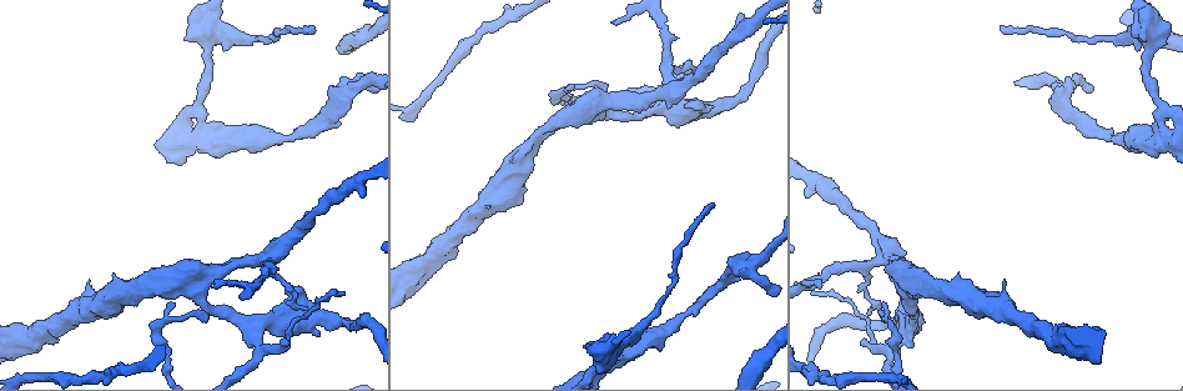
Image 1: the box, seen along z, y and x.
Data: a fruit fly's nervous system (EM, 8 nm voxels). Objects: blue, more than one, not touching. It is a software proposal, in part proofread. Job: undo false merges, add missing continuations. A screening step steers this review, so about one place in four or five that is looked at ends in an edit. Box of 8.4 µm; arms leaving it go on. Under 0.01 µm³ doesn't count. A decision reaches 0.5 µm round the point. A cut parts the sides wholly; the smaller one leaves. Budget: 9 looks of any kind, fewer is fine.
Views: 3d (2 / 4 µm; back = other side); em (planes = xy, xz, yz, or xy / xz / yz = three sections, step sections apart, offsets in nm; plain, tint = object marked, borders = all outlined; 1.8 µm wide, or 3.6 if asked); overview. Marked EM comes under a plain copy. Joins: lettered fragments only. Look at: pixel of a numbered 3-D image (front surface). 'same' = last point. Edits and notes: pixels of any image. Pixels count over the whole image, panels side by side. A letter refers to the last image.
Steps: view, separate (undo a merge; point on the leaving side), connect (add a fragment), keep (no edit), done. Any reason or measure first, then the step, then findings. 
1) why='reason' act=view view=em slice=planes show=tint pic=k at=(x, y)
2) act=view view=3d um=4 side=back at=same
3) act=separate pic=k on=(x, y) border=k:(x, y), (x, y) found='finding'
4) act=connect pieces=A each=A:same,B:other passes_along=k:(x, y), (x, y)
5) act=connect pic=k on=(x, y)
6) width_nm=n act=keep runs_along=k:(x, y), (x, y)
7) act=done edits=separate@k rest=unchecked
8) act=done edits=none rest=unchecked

act=view view=3d um=2 pic=1 at=(1059, 92)

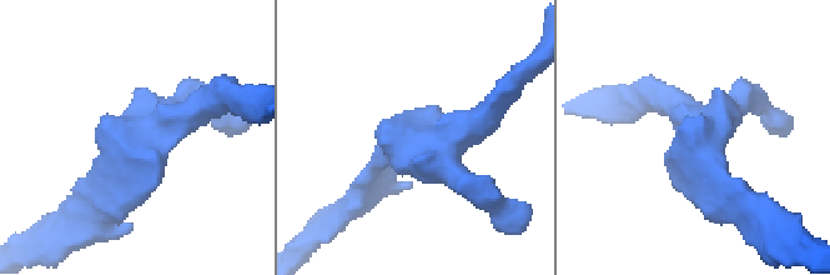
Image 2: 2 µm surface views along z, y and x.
arms=3 arm_widths_nm=170,200,220 why='shape alone is not enough' act=view view=em um=3.6 slice=xz step=4 show=tint pic=2 at=(421, 140)

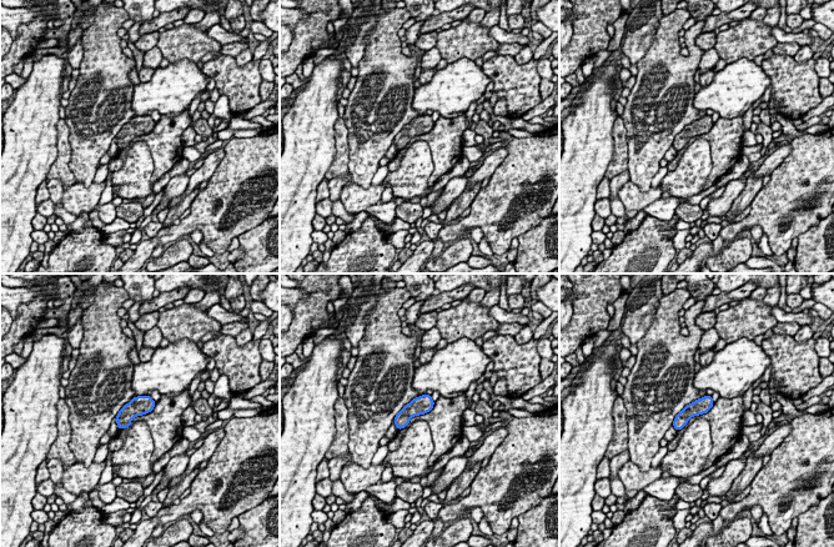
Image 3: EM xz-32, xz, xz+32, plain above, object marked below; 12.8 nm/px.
why='another direction' act=view view=em um=3.6 slice=planes show=borders at=same

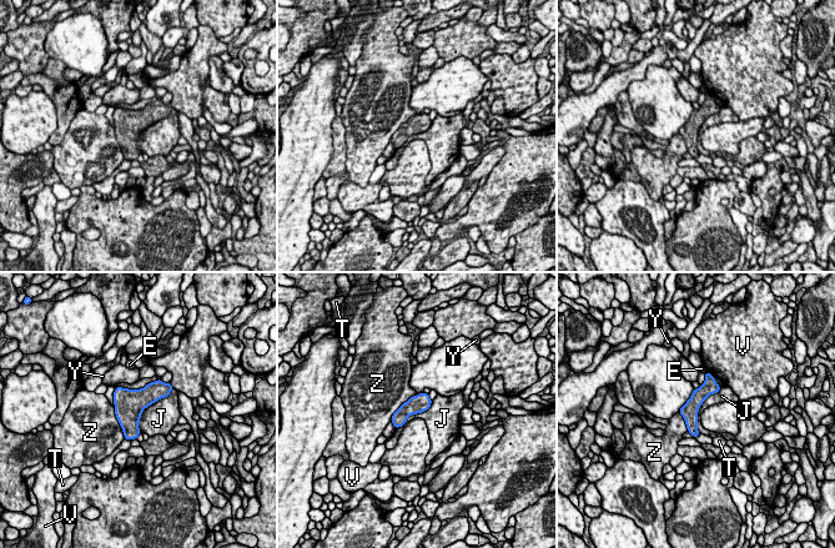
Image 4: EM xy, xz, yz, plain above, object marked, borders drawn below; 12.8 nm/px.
act=keep each=E:other,J:other,T:other,V:other,Y:other,Z:other found='one neuron here'

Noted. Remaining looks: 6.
why='branch point' act=view view=em slice=planes show=borders pic=1 at=(266, 257)

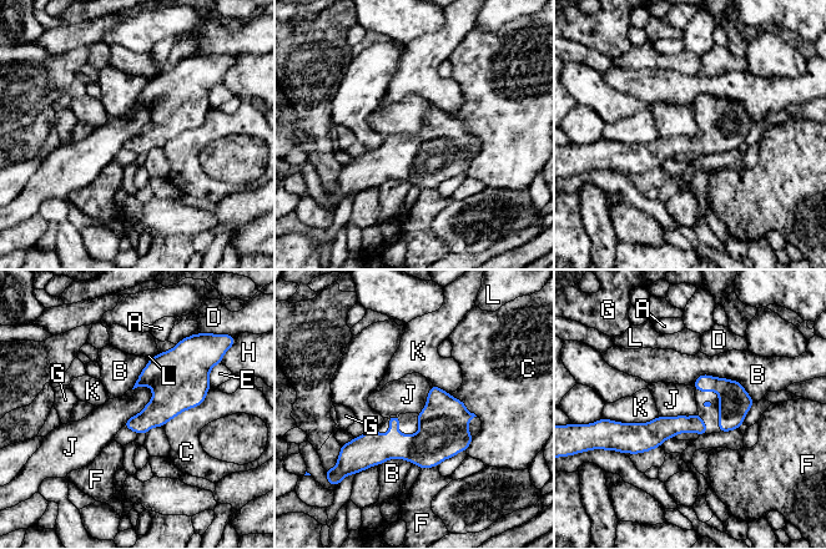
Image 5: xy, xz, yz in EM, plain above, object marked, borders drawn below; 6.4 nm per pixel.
act=keep each=A:other,B:other,C:other,D:other,E:other,F:other,G:other,H:other,J:other,K:other,L:other border=5:(150, 386), (151, 398), (122, 426) found='one neuron here'

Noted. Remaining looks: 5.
why='sudden change in width' act=view view=em slice=planes show=borders pic=1 at=(179, 277)

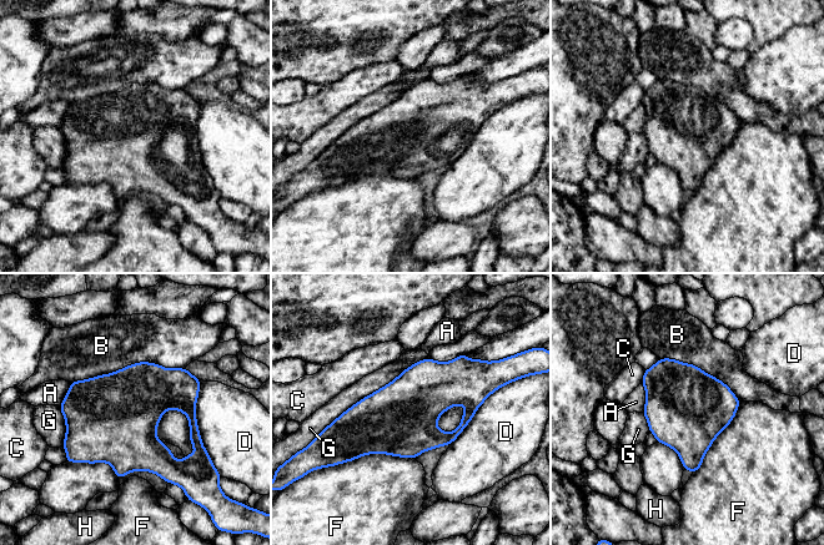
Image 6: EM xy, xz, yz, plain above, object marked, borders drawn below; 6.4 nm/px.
act=keep each=A:other,B:other,C:other,D:other,F:other,G:other,H:other found='one neuron here'

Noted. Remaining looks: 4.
why='two arms in line, one across' act=view view=em um=3.6 slice=planes show=borders pic=1 at=(277, 351)

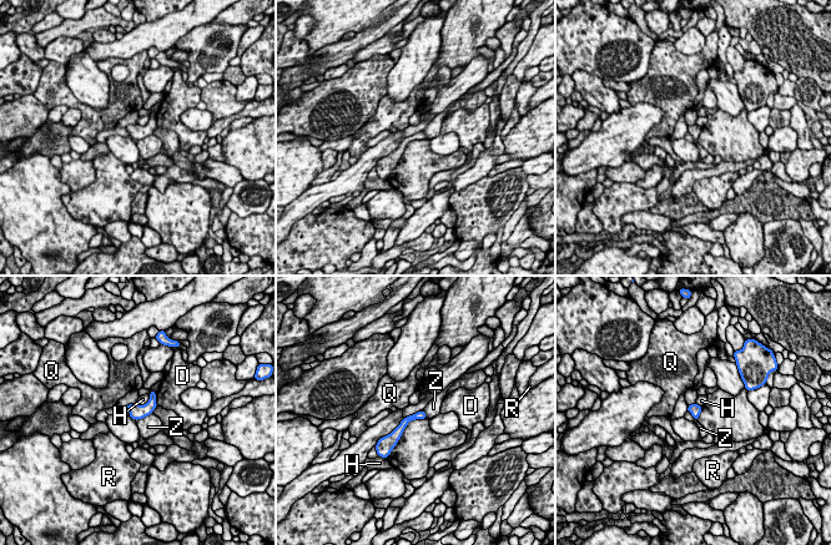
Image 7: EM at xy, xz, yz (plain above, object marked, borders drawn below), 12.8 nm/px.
act=keep each=D:other,H:other,Q:other,R:other,Z:other found='one neuron here'

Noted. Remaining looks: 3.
act=done edits=none rest=unchecked

